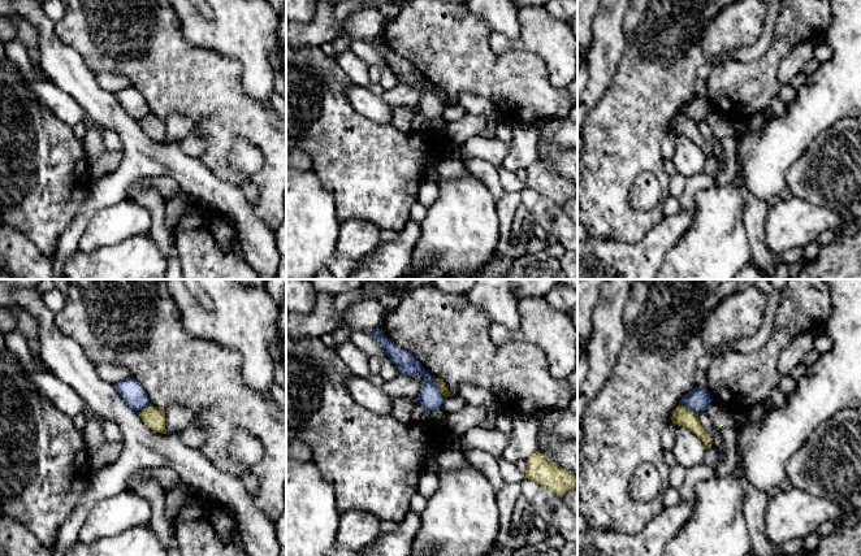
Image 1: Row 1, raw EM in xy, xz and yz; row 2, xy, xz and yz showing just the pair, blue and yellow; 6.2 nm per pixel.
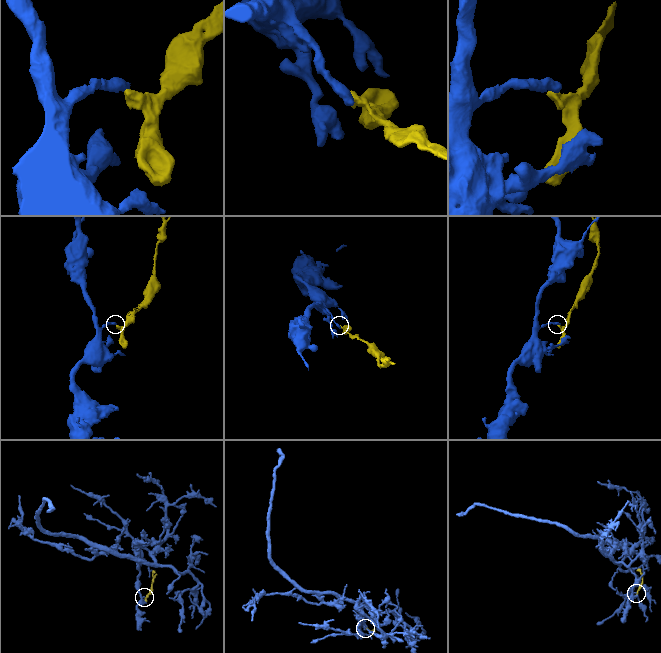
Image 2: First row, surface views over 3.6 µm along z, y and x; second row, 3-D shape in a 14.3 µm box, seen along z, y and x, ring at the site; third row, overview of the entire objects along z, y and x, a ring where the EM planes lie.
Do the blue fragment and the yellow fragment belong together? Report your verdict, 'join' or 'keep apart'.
keep apart

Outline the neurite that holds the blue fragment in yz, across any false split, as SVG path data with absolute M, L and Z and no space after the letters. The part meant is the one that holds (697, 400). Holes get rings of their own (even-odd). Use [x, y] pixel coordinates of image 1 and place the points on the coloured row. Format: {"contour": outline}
{"contour": "M695 387L691 392L684 395L679 404L692 409L695 413L701 413L713 401L708 387Z"}

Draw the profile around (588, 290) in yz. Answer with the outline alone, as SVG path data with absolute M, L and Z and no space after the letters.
M577 279L577 356L588 349L592 335L592 314L600 290L607 279Z

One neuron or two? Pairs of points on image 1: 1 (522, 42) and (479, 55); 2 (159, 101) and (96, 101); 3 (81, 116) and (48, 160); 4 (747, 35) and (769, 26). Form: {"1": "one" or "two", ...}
{"1": "two", "2": "two", "3": "two", "4": "two"}

